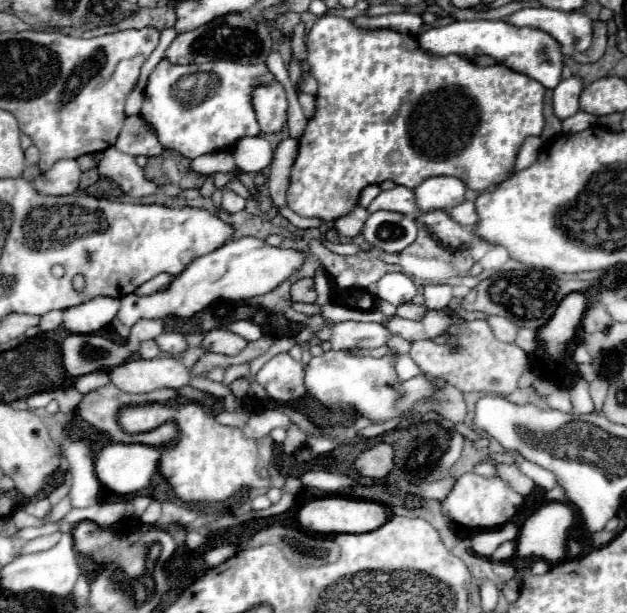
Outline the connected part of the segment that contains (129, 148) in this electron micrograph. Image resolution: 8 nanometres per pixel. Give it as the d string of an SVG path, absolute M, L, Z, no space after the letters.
M139 115L127 117L123 131L117 137L115 147L123 153L129 153L129 155L155 157L155 155L163 153L163 147L157 141L153 127L149 127L149 123L145 123L145 119Z

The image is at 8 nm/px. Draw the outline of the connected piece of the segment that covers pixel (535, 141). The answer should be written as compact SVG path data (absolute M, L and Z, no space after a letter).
M529 137L519 149L519 155L517 155L517 161L515 161L515 171L521 171L521 169L529 167L531 163L535 163L541 147L543 147L543 141L539 137Z

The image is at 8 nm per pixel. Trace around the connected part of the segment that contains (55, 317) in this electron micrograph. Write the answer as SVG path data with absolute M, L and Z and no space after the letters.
M49 311L49 313L45 313L45 315L43 315L43 319L41 319L41 323L39 323L41 331L57 329L57 327L61 325L61 321L63 321L61 317L63 317L63 311Z

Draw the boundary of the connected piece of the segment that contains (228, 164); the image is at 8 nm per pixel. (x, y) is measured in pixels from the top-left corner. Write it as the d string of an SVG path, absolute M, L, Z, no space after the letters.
M217 151L217 153L209 153L209 155L201 155L191 159L189 163L191 171L201 173L201 175L215 175L215 173L235 173L237 165L235 159L229 151Z

